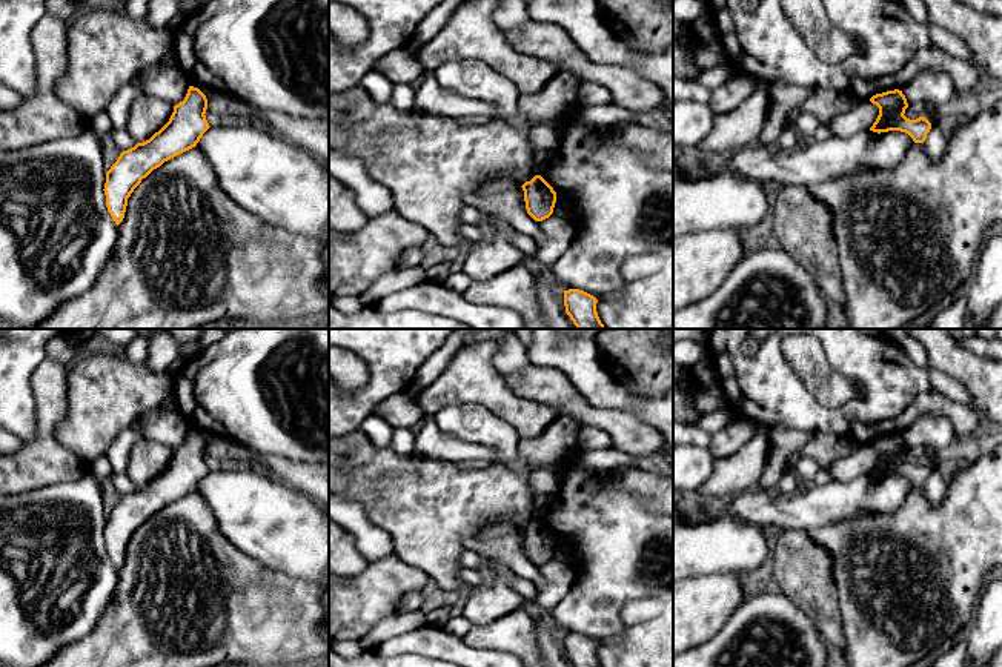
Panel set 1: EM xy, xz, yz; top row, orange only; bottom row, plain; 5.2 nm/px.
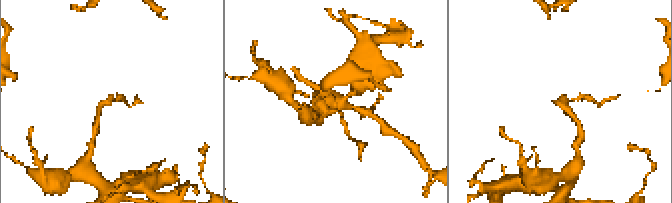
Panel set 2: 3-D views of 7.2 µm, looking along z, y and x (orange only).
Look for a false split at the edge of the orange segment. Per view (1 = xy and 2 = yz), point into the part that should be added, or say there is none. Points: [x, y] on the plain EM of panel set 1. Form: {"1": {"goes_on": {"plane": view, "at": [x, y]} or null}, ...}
{"1": {"goes_on": null}, "2": {"goes_on": null}}

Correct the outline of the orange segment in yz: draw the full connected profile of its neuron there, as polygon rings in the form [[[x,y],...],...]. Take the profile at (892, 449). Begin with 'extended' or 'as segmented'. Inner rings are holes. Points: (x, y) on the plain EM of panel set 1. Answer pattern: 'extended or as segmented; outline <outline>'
as segmented; outline [[[894,433],[876,438],[870,446],[879,452],[879,460],[870,475],[878,478],[901,475],[908,478],[914,487],[925,486],[927,478],[931,473],[931,467],[924,461],[910,464],[904,460],[908,447],[902,435]]]

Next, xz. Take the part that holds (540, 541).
as segmented; outline [[[535,519],[530,526],[526,526],[521,532],[524,535],[527,558],[535,566],[542,566],[553,558],[556,536],[541,519]]]

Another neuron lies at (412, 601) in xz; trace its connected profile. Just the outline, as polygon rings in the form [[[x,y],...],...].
[[[410,592],[396,602],[395,610],[396,612],[415,612],[415,610],[421,610],[421,606],[423,606],[421,593]]]

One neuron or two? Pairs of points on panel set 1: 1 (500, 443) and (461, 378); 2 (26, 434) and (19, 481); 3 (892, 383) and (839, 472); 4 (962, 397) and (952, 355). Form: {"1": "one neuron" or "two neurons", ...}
{"1": "two neurons", "2": "two neurons", "3": "two neurons", "4": "two neurons"}

